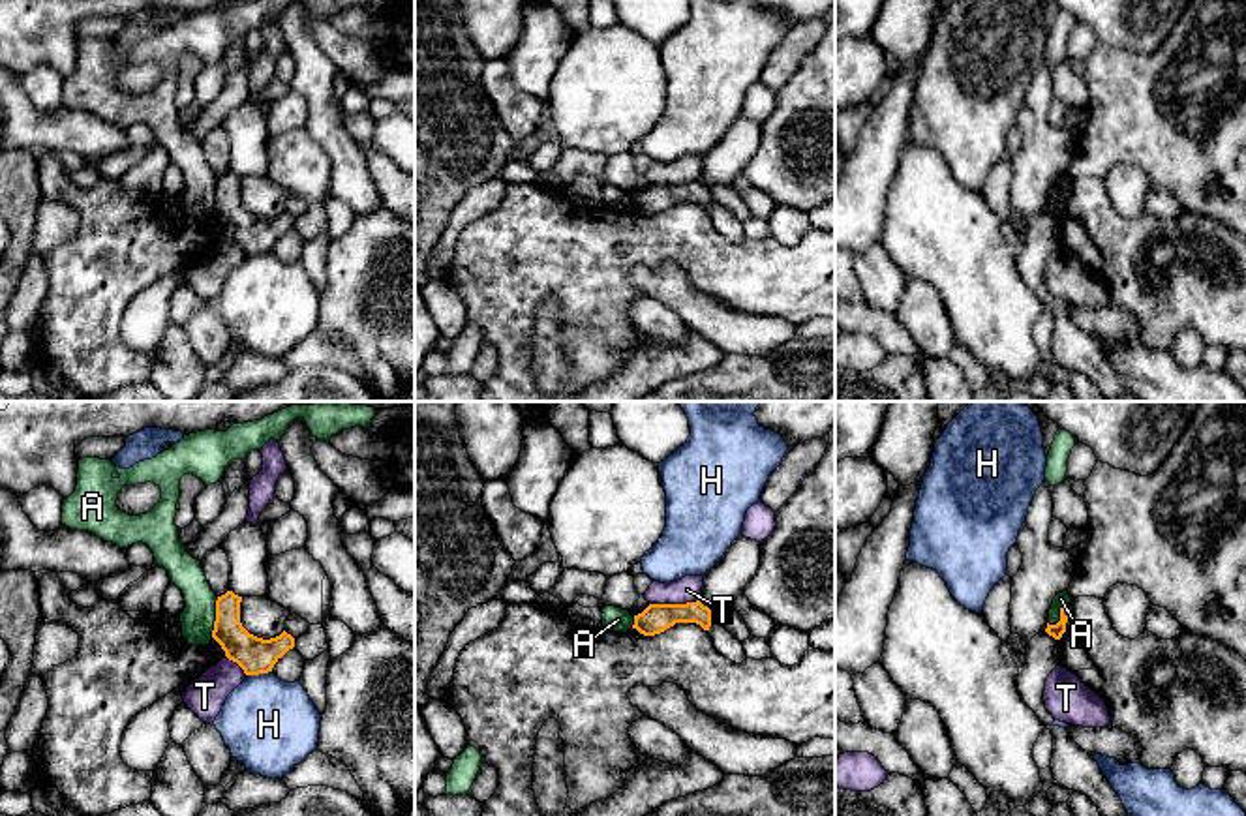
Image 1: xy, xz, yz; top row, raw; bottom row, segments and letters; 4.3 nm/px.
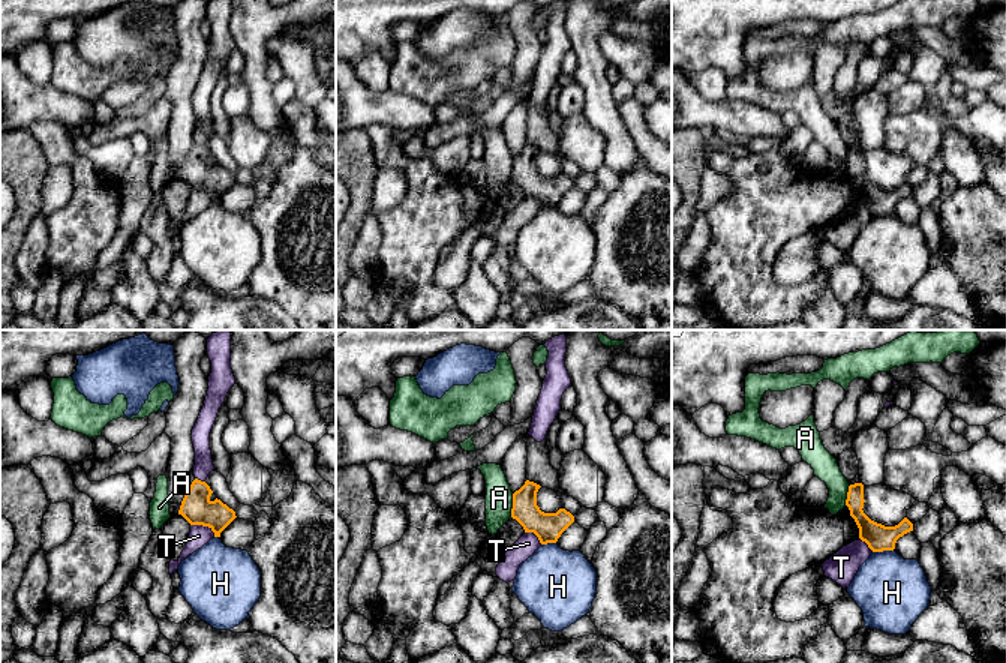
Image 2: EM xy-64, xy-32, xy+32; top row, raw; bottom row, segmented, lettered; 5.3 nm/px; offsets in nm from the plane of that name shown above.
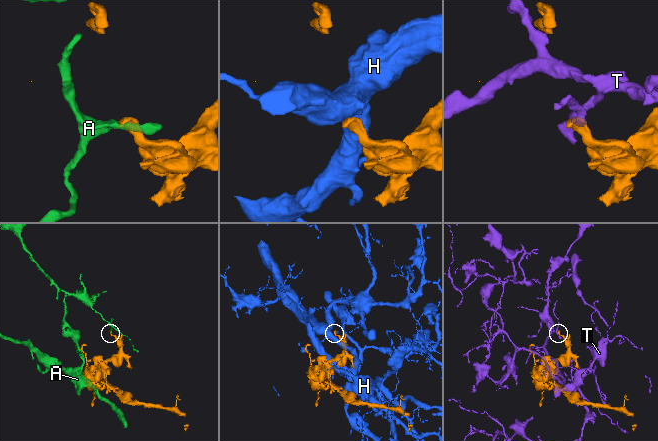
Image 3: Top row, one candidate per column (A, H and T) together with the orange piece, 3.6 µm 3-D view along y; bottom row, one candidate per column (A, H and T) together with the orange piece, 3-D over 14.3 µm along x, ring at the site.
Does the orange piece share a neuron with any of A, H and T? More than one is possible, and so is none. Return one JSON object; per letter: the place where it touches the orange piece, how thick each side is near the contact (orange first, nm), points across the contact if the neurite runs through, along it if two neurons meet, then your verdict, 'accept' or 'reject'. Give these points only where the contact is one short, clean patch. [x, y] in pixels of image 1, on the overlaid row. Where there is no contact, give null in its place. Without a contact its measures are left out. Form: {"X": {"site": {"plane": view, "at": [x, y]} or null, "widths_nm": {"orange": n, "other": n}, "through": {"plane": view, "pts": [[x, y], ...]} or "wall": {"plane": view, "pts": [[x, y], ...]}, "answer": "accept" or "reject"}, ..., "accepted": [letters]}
{"A": {"site": {"plane": "xy", "at": [216, 618]}, "widths_nm": {"orange": 160, "other": 140}, "wall": {"plane": "xy", "pts": [[218, 597], [211, 636]]}, "answer": "reject"}, "H": {"site": {"plane": "xy", "at": [258, 674]}, "widths_nm": {"orange": 160, "other": 400}, "answer": "reject"}, "T": {"site": {"plane": "xz", "at": [674, 604]}, "widths_nm": {"orange": 120, "other": 110}, "wall": {"plane": "xz", "pts": [[698, 599], [650, 604]]}, "answer": "reject"}, "accepted": []}

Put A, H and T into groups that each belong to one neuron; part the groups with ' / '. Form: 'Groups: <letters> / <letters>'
Groups: A / H / T

